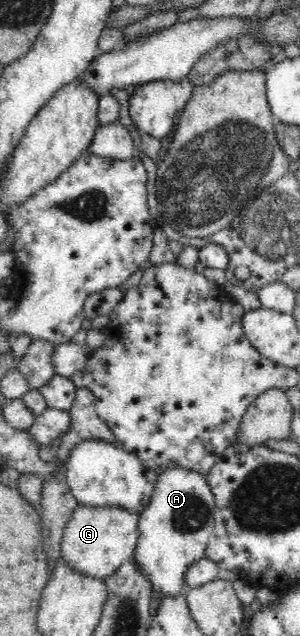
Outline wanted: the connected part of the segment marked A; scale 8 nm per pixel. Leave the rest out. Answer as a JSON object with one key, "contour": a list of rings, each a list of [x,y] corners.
{"contour":[[[171,468],[170,470],[164,471],[162,474],[158,476],[153,496],[148,504],[148,507],[142,511],[141,514],[139,514],[139,536],[138,541],[135,547],[135,552],[133,555],[133,562],[136,564],[136,567],[150,580],[151,583],[151,590],[153,593],[153,598],[158,599],[160,595],[157,595],[156,593],[163,593],[161,595],[162,598],[164,597],[174,597],[176,593],[184,593],[186,590],[186,580],[184,580],[184,577],[186,577],[186,571],[188,571],[188,567],[192,563],[194,563],[197,559],[202,559],[202,557],[205,557],[205,549],[208,545],[209,537],[211,534],[211,531],[214,529],[215,526],[215,497],[213,496],[211,487],[209,486],[209,483],[207,482],[207,478],[203,475],[200,475],[200,473],[193,471],[193,470],[184,470],[179,468]]]}

